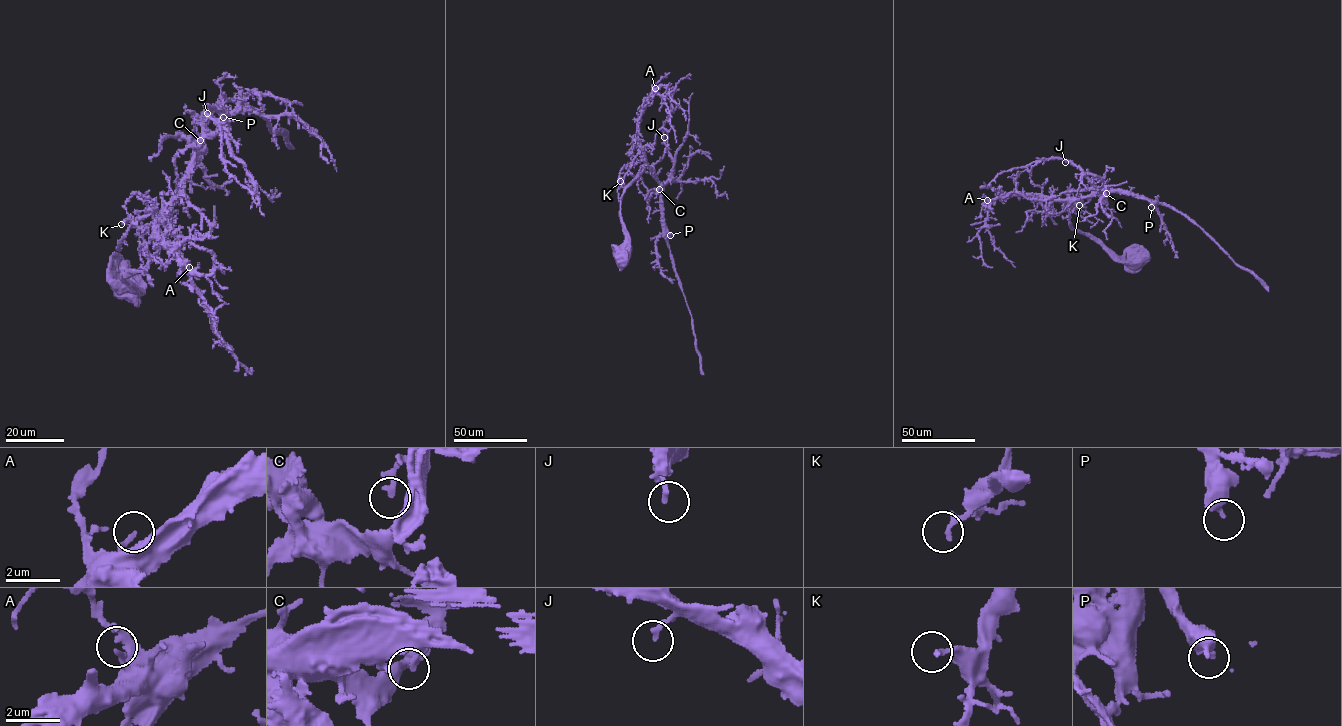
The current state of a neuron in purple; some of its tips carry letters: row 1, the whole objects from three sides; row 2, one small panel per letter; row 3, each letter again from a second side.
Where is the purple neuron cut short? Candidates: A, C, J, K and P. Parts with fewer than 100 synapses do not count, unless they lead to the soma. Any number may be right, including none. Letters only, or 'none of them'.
P

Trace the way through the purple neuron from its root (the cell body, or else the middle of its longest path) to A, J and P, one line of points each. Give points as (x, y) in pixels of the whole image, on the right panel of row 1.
A: (1135, 264), (1107, 252), (1090, 237), (1072, 229), (1068, 201), (1039, 194), (1016, 194), (987, 200)
J: (1135, 264), (1107, 252), (1090, 237), (1072, 228), (1070, 202), (1101, 191), (1078, 168), (1065, 162)
P: (1135, 264), (1107, 252), (1090, 237), (1072, 229), (1069, 204), (1106, 191), (1141, 196), (1151, 207)

